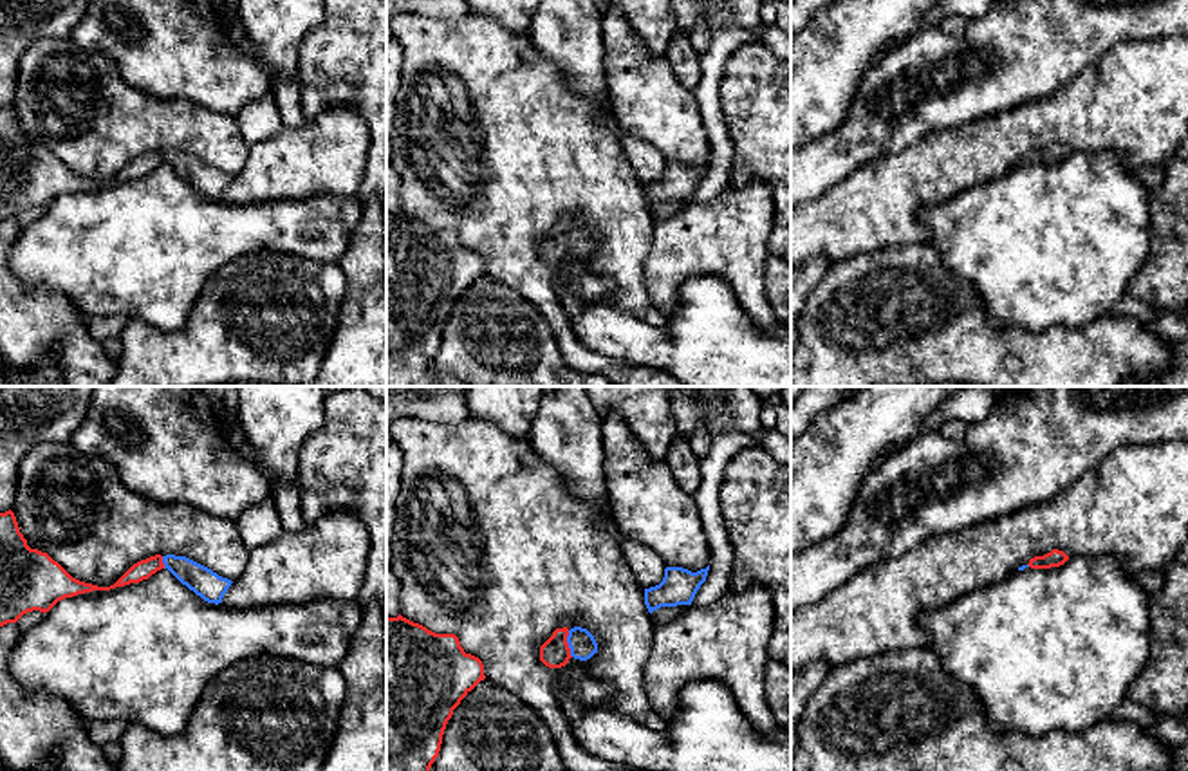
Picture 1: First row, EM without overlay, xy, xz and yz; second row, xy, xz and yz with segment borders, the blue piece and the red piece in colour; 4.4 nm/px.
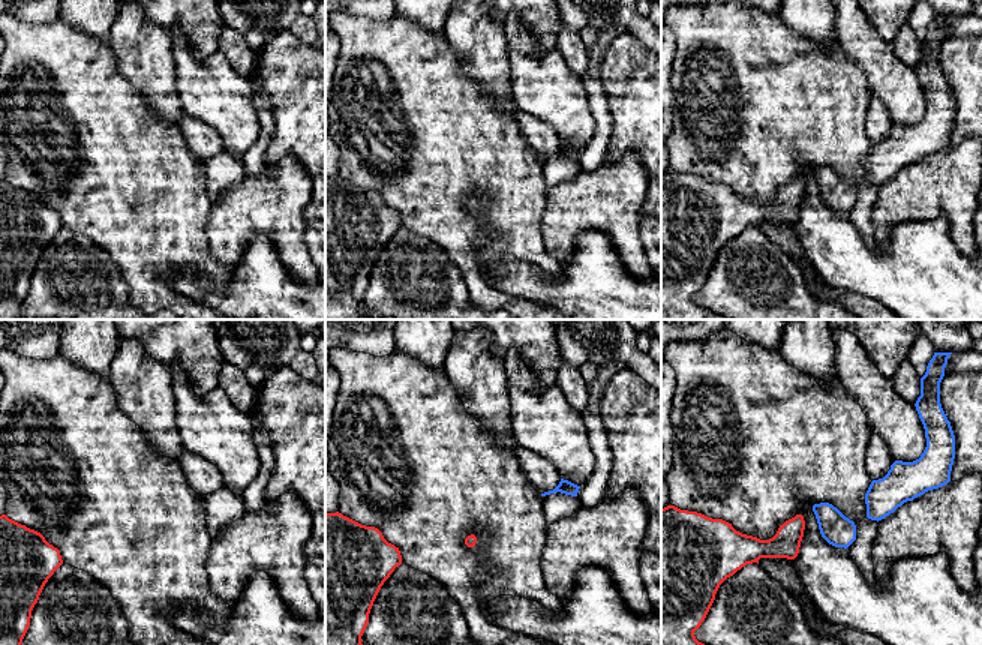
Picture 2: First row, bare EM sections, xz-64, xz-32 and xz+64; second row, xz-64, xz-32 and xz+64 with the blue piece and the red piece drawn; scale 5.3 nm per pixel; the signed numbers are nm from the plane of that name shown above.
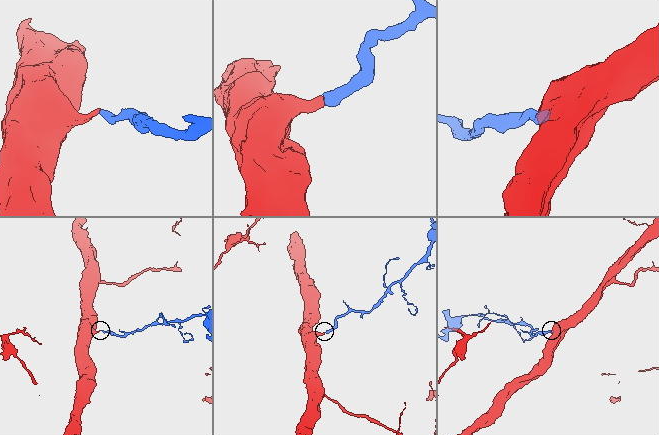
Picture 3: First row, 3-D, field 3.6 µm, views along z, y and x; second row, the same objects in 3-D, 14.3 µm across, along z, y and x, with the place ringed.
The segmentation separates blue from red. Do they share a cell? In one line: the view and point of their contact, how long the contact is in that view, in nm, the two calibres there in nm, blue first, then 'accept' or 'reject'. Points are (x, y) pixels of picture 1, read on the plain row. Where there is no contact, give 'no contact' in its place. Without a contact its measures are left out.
xz (567, 237) | 120 nm | 120/140 nm | accept

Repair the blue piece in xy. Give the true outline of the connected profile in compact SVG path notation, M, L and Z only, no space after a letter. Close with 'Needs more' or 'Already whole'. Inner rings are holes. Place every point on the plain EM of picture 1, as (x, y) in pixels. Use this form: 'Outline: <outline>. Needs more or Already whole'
Outline: M9 105L0 108L0 222L16 218L32 206L45 209L65 193L139 179L161 164L168 164L182 181L215 200L222 199L233 179L211 164L175 150L141 155L110 182L85 179L72 173L47 148L31 144Z. Needs more

